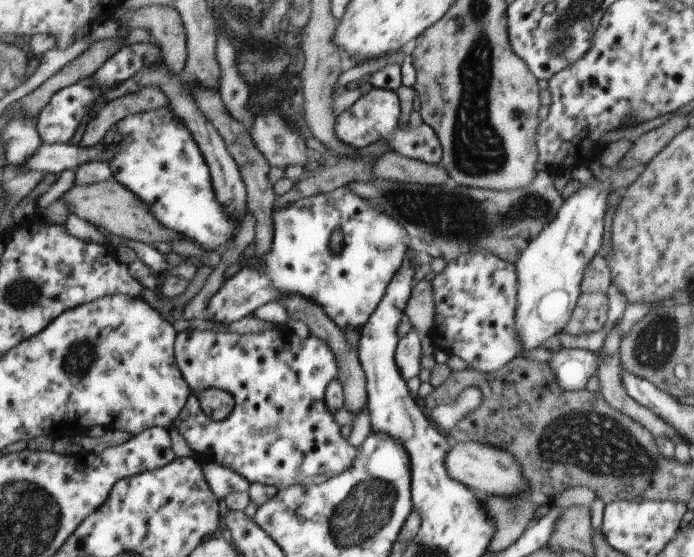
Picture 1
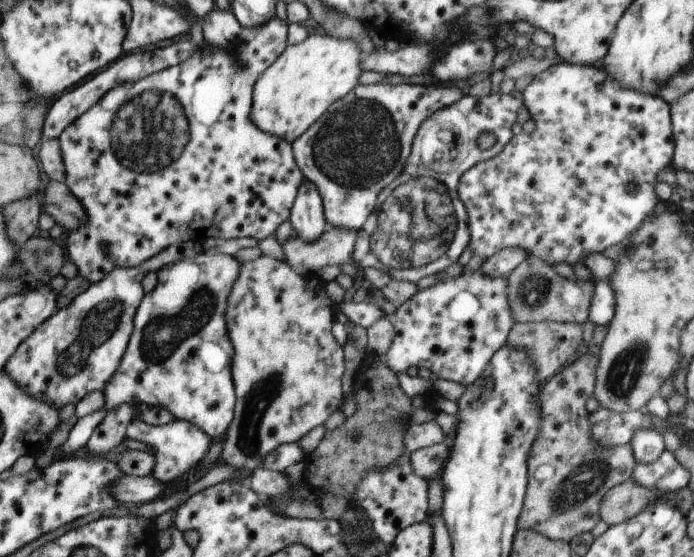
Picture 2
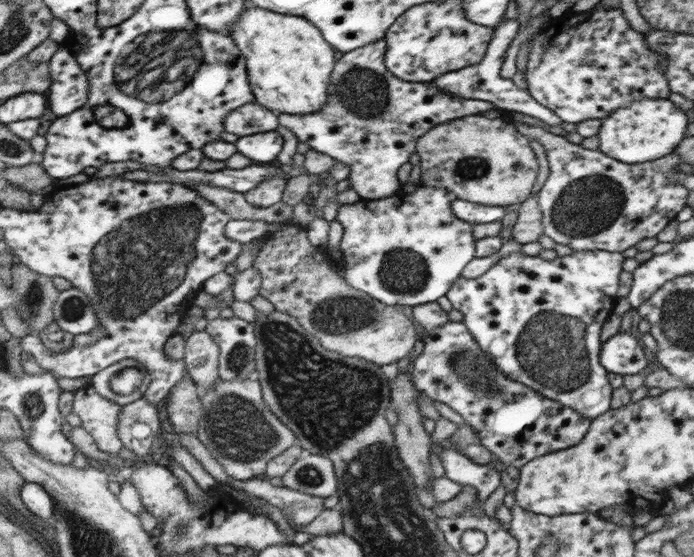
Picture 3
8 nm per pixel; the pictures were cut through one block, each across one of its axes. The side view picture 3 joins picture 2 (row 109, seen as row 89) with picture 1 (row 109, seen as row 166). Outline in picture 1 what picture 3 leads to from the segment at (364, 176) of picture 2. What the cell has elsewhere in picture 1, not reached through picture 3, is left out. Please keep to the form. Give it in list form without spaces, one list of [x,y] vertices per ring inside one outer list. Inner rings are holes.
[[[373,87],[370,92],[360,96],[358,100],[335,119],[336,137],[350,148],[360,149],[377,142],[384,142],[387,151],[396,152],[410,160],[424,164],[442,165],[442,146],[436,132],[423,123],[418,127],[400,123],[401,106],[396,91]]]

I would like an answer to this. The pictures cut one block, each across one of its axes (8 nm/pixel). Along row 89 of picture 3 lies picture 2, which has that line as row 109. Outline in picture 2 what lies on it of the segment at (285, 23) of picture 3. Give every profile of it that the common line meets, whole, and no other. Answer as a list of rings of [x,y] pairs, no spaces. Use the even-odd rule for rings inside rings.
[[[330,34],[309,35],[304,42],[287,45],[286,50],[258,77],[253,86],[251,118],[258,128],[268,134],[276,134],[280,140],[294,142],[304,134],[332,103],[344,98],[359,83],[362,74],[363,52],[359,44],[352,39],[340,39]]]

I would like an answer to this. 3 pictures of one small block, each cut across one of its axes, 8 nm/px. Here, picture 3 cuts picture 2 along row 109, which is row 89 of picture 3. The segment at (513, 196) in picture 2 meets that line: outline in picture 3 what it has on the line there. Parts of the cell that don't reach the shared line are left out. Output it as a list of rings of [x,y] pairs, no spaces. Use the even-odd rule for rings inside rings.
[[[599,4],[584,12],[570,11],[552,22],[529,43],[526,64],[526,88],[542,107],[548,108],[564,123],[578,124],[590,119],[604,119],[616,108],[624,108],[641,98],[668,99],[671,93],[662,65],[666,54],[656,54],[648,48],[644,34],[635,31],[621,8],[599,8]]]

